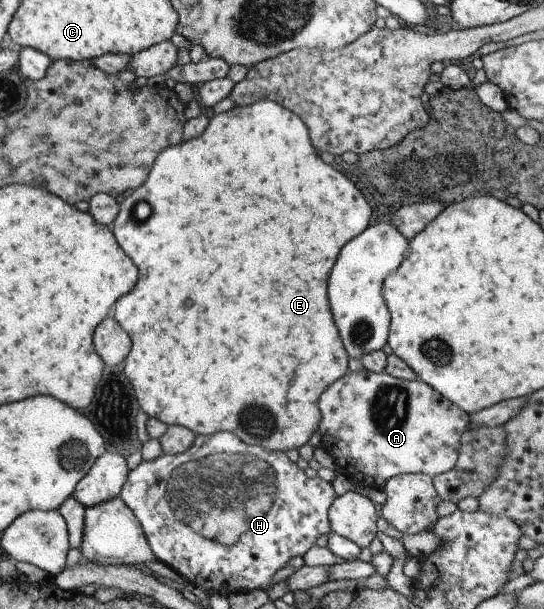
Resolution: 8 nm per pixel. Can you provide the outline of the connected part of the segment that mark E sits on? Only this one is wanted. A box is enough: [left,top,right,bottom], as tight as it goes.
[110,100,371,450]

